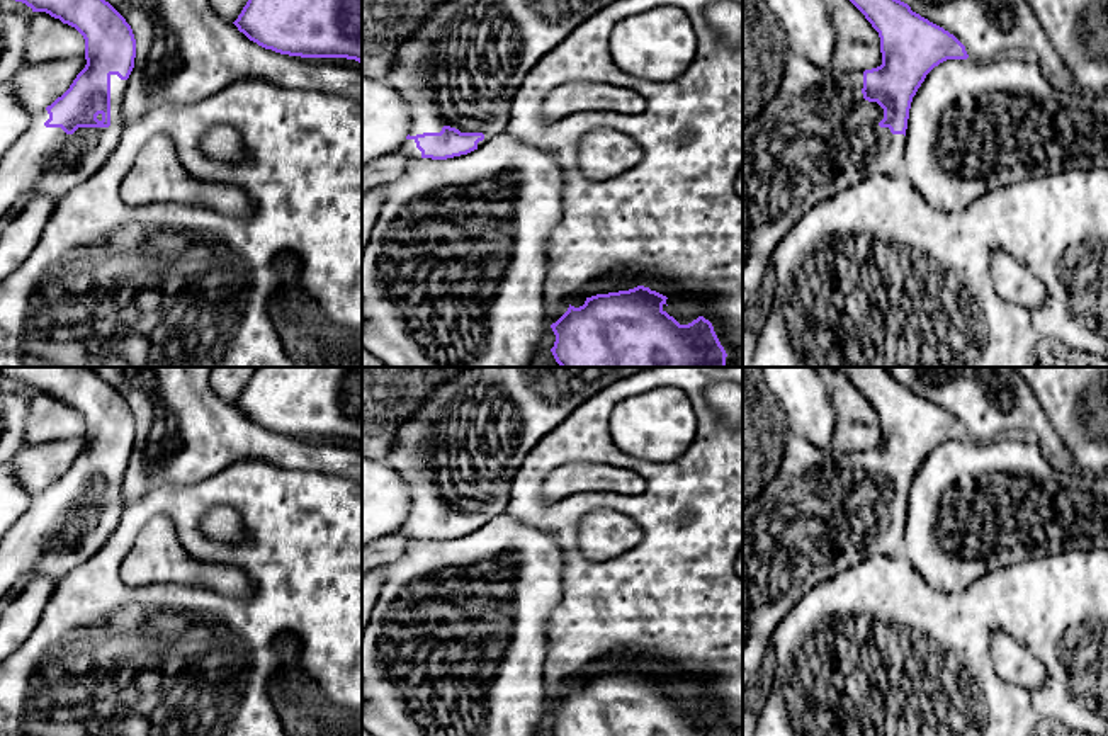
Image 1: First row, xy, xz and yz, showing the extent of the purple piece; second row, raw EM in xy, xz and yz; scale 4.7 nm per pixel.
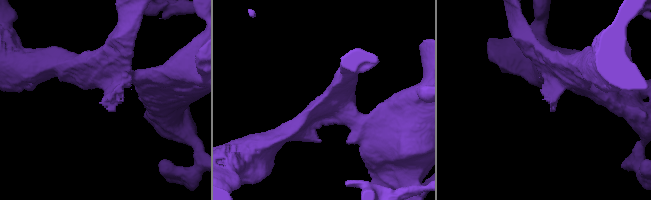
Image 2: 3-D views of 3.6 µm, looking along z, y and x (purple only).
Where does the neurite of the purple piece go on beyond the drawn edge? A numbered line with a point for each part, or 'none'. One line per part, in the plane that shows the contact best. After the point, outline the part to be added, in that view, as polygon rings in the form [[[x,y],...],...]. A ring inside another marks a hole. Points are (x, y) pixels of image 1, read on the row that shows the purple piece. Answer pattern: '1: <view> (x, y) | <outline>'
1: xy (43, 160) | [[[110,75],[110,126],[78,127],[66,134],[46,127],[48,110],[31,117],[31,126],[0,158],[0,219],[36,194],[63,197],[88,180],[117,148],[126,127],[124,92],[129,83]]]

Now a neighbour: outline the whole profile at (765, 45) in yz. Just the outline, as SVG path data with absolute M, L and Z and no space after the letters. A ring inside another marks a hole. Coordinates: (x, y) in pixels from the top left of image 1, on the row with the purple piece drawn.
M743 0L743 127L775 99L789 39L765 0Z

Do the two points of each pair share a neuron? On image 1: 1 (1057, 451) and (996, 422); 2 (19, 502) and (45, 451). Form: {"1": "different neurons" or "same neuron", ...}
{"1": "same neuron", "2": "different neurons"}

